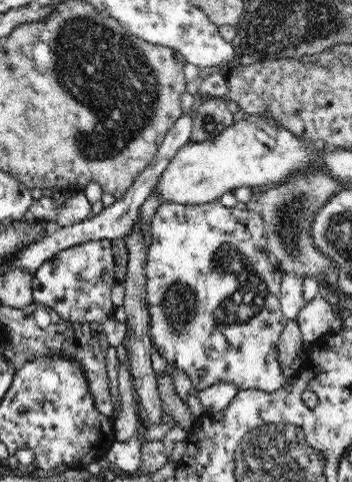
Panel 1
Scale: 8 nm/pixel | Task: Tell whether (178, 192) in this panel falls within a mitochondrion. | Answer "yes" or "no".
no

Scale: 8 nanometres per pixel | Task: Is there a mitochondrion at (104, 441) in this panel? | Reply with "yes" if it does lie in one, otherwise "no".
no

